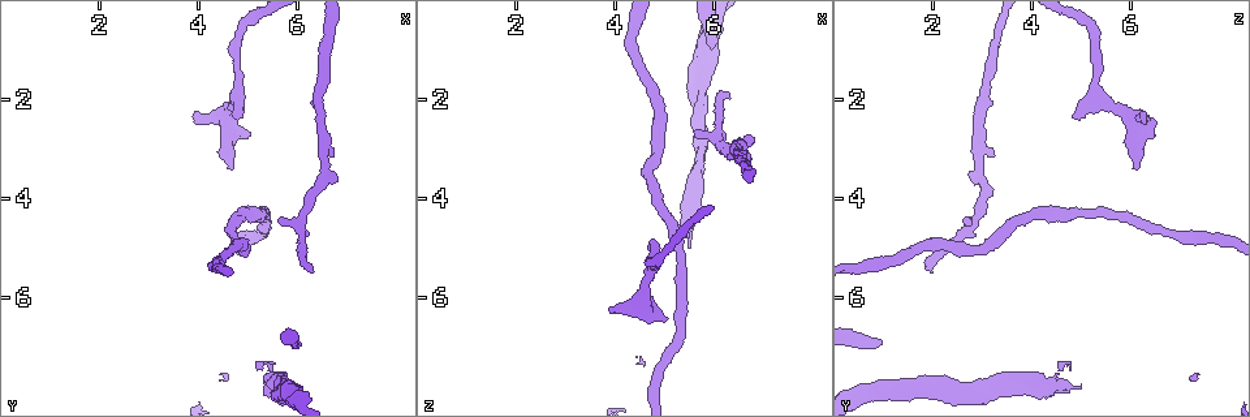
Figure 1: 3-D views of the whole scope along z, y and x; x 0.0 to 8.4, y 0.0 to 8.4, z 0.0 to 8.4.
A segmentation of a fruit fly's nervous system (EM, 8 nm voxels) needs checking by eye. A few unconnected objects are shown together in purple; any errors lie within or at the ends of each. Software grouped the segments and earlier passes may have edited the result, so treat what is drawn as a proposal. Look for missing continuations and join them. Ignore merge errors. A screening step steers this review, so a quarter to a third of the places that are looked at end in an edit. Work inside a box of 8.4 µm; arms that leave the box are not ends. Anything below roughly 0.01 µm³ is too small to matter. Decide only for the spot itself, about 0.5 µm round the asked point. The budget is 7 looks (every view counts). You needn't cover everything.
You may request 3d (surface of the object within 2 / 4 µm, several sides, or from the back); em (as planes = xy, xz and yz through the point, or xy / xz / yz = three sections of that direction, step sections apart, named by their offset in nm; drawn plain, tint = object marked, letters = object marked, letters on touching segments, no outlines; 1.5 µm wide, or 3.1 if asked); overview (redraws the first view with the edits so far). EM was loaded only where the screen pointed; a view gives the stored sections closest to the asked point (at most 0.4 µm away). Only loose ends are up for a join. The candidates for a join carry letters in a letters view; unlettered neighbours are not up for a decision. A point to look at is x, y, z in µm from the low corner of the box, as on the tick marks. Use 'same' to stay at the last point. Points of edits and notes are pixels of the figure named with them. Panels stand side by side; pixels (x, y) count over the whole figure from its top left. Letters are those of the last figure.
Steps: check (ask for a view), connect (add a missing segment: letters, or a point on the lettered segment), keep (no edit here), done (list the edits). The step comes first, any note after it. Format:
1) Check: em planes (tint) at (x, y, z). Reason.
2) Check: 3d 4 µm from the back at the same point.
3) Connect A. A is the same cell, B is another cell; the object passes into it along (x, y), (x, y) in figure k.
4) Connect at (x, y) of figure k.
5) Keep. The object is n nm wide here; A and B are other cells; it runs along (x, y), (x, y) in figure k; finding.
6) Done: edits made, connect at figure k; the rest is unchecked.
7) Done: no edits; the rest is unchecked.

Check: em planes (letters) at (4.70, 3.35, 6.05). An open end.

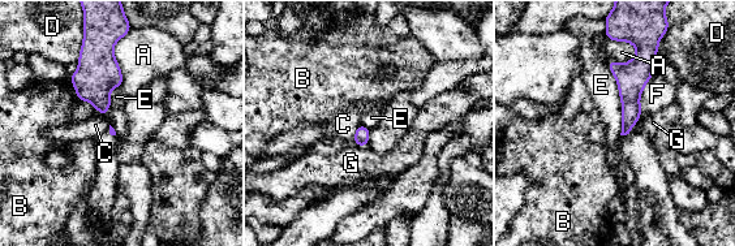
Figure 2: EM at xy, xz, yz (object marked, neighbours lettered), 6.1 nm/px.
Keep. The longest contact is with E, 440 nm; A, B, C, D, E, F and G are other cells; no lettered segment goes on from it.

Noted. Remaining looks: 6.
Check: 3d 2 µm at (6.35, 5.50, 2.00). Branch stops here.

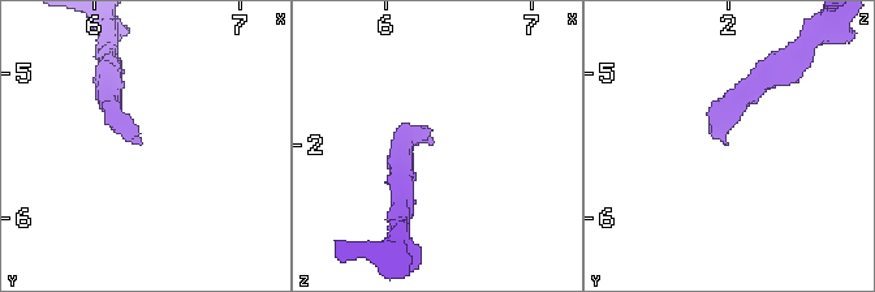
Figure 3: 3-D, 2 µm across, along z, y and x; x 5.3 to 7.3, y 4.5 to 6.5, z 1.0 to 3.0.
Check: em xy step 8 (tint) at (6.32, 5.50, 1.98). Need the tissue.

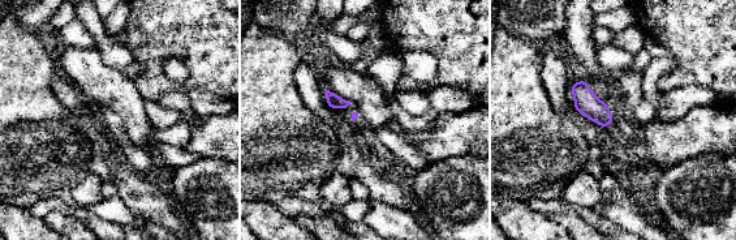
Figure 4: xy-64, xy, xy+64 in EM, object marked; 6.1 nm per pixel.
Check: em yz step 4 (letters) at the same point. Another direction.

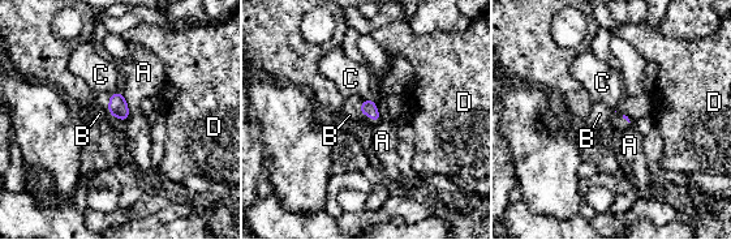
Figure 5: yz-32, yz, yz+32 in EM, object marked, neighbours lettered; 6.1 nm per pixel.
Connect B. B is the same cell, A, C and D are other cells; the object passes into it along (368, 107), (360, 110), (349, 115) in figure 5; it goes on there.

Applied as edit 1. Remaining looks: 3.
Done: edits made, connect at figure 5; the rest is unchecked.

